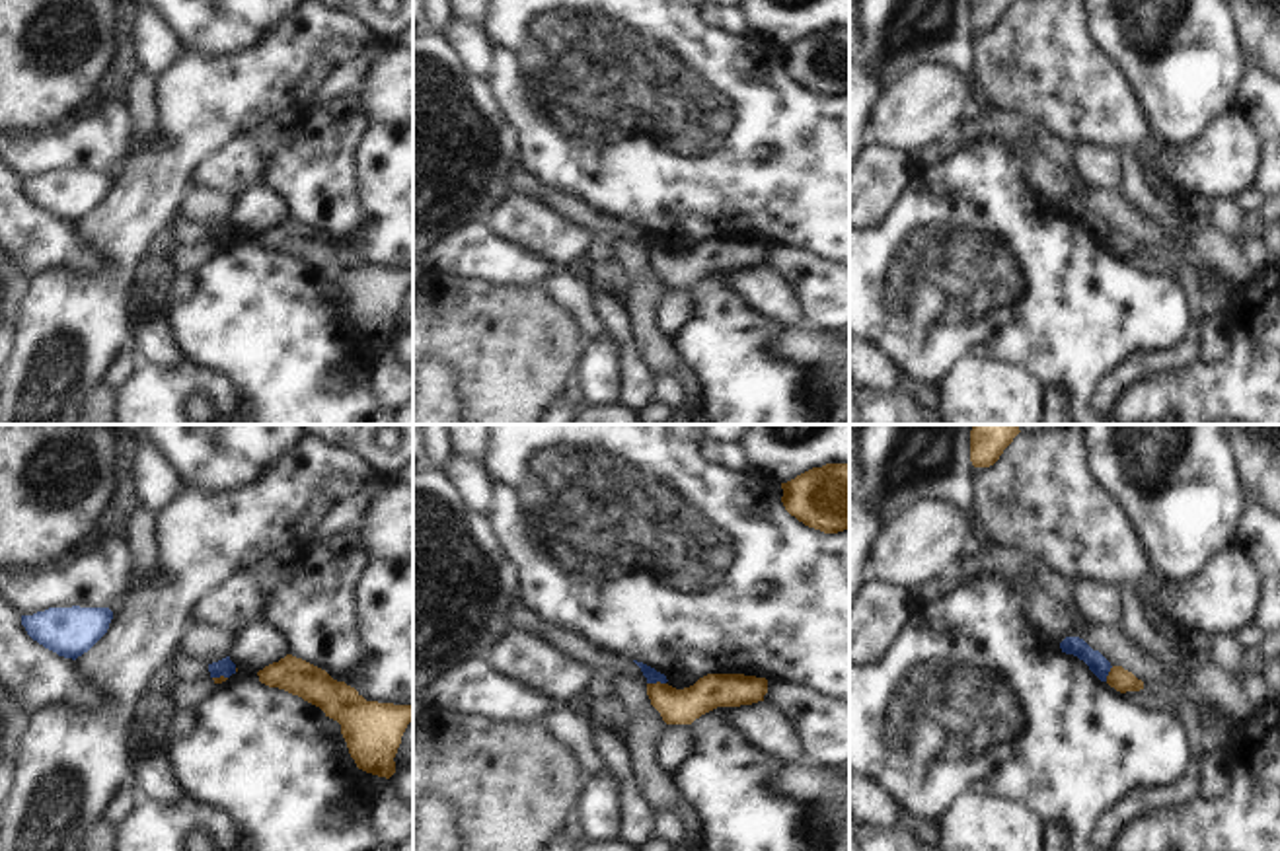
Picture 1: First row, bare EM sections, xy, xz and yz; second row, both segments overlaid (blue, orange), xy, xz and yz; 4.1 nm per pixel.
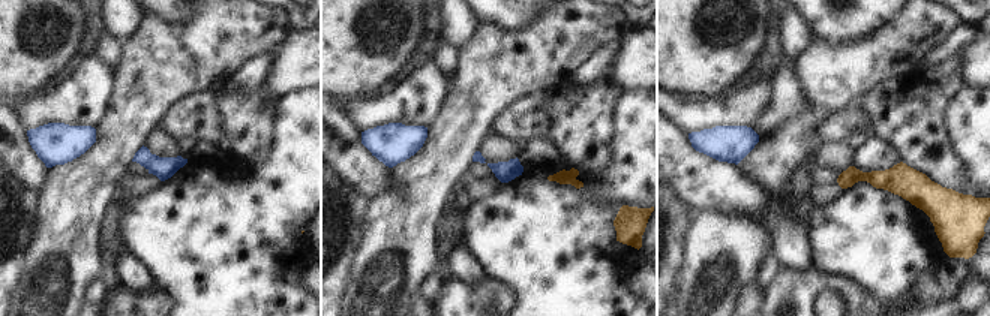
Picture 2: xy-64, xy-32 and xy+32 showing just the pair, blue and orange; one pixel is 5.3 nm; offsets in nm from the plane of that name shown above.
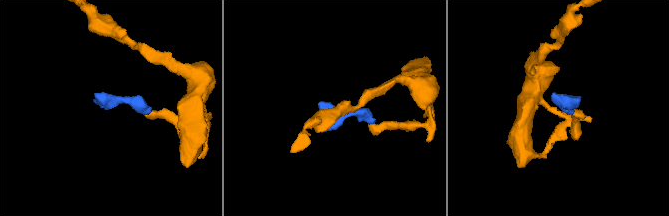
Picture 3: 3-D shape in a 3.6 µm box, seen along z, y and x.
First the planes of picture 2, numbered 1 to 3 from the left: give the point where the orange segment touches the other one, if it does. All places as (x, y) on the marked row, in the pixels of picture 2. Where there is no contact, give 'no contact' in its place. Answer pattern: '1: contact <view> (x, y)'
1: no contact
2: no contact
3: no contact

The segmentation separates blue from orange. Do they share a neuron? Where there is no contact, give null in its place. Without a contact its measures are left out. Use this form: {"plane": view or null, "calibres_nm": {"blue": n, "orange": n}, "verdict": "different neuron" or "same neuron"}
{"plane": "xz", "calibres_nm": {"blue": 60, "orange": 140}, "verdict": "different neuron"}

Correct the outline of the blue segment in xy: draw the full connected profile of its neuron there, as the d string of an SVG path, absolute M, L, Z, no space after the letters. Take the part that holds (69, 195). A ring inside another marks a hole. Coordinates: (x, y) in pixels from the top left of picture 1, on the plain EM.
M72 169L21 179L21 189L45 212L76 224L107 197L111 183L109 171Z

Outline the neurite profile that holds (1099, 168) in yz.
M1072 144L1072 164L1083 187L1107 193L1120 187L1122 158L1118 148Z

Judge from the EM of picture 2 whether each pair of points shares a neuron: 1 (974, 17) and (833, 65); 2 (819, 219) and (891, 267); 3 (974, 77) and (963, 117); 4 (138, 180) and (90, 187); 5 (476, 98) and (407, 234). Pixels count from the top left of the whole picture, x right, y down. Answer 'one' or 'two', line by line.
1: two
2: one
3: two
4: two
5: one

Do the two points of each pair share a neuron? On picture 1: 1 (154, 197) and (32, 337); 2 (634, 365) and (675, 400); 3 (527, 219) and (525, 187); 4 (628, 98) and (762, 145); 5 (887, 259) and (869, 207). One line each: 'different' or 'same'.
1: same
2: different
3: different
4: same
5: different

